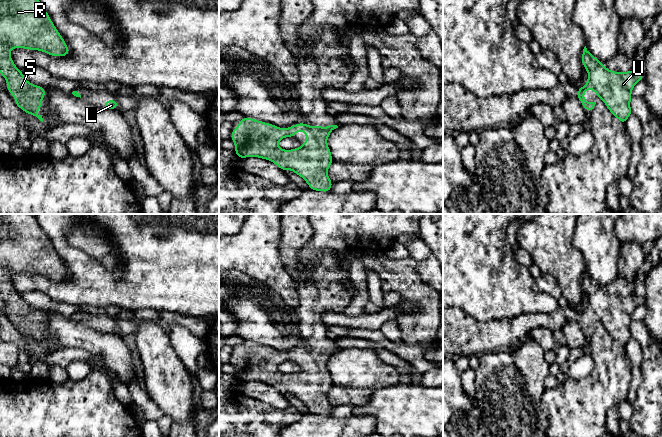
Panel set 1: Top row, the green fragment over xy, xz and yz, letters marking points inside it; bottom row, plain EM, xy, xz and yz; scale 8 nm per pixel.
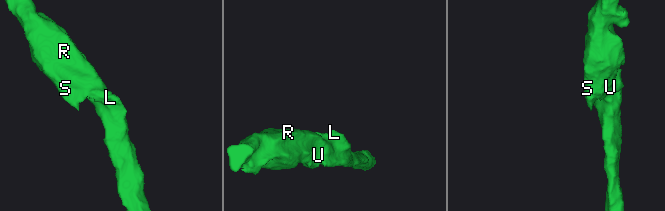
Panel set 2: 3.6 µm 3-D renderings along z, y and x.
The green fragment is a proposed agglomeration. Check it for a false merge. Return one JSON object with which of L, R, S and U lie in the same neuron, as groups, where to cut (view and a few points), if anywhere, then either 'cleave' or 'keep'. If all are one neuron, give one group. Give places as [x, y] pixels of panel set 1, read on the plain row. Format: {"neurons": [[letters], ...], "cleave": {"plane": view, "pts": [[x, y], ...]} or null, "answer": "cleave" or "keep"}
{"neurons": [["L", "R", "S", "U"]], "cleave": null, "answer": "keep"}

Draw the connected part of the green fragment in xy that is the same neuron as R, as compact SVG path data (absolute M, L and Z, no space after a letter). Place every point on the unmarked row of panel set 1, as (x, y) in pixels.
M0 214L0 298L6 303L7 314L15 321L17 331L43 346L42 339L38 339L37 335L42 330L41 323L46 320L46 315L42 310L29 307L22 294L15 290L10 280L13 272L39 274L55 281L70 277L65 264L32 214Z

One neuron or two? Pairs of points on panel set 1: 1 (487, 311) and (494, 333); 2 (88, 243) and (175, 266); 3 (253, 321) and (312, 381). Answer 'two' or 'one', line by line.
1: two
2: two
3: two

